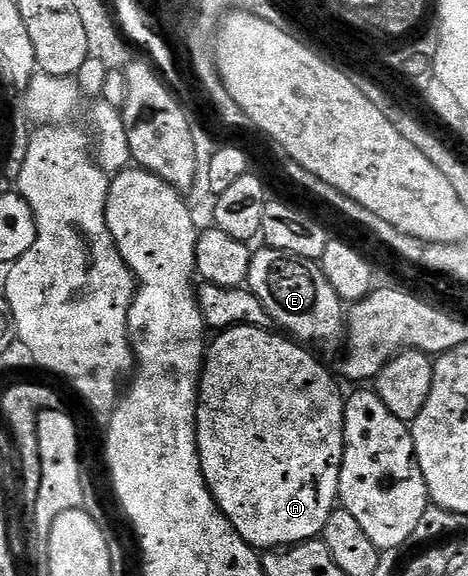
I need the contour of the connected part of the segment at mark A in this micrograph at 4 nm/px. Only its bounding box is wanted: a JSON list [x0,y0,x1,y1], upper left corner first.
[195,324,344,550]

